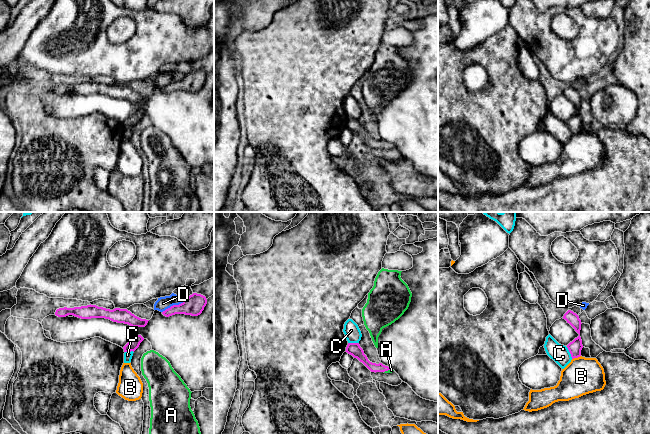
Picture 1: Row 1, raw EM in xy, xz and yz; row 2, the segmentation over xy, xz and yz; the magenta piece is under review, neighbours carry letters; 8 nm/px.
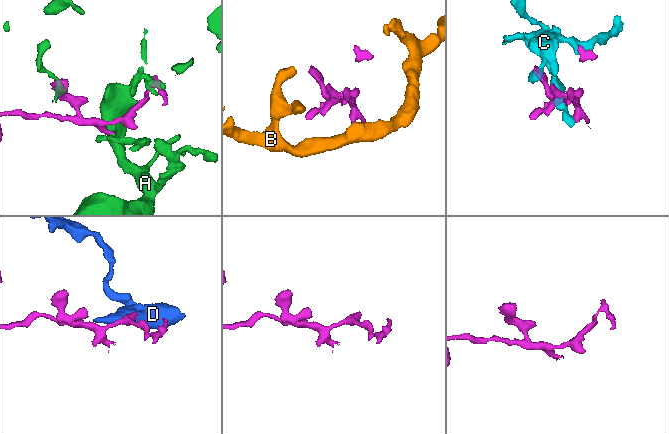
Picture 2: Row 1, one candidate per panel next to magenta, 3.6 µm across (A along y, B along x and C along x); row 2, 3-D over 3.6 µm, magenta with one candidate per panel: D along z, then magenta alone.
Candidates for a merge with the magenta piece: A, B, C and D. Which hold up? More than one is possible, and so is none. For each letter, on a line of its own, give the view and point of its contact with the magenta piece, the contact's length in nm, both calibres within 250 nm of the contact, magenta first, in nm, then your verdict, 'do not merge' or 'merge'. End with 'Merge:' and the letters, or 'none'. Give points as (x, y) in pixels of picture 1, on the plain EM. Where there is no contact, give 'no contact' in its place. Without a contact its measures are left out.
A: xz (387, 146) | 70 nm | 80/40 nm | merge
B: yz (576, 133) | 80 nm | 110/300 nm | do not merge
C: yz (570, 129) | 110 nm | 110/150 nm | do not merge
D: xy (173, 81) | 220 nm | 160/110 nm | do not merge
Merge: A

